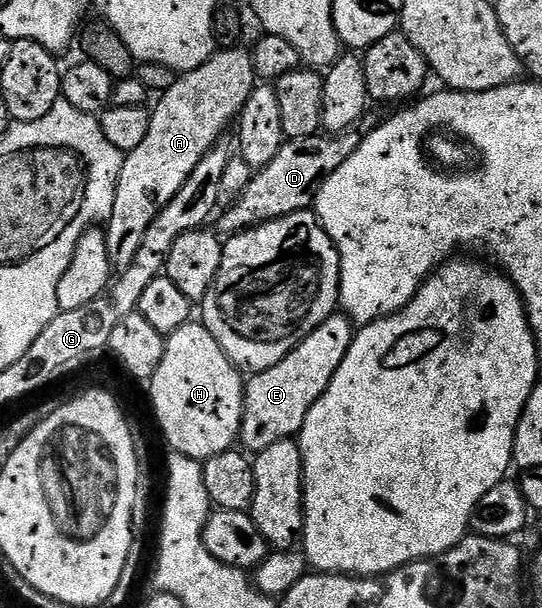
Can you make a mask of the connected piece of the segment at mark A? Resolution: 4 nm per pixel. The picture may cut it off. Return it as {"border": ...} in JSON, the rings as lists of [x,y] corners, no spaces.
{"border":[[[219,48],[207,62],[199,62],[196,70],[188,74],[180,73],[175,83],[167,91],[160,93],[159,103],[151,110],[149,132],[145,132],[145,140],[137,144],[137,148],[126,151],[121,176],[117,180],[117,196],[113,196],[113,212],[105,223],[109,260],[116,271],[122,272],[133,264],[137,252],[141,252],[141,240],[145,240],[145,232],[159,213],[177,196],[181,184],[189,180],[189,172],[201,164],[201,160],[224,137],[227,125],[234,123],[239,113],[245,108],[245,100],[253,93],[257,85],[250,49]]]}

